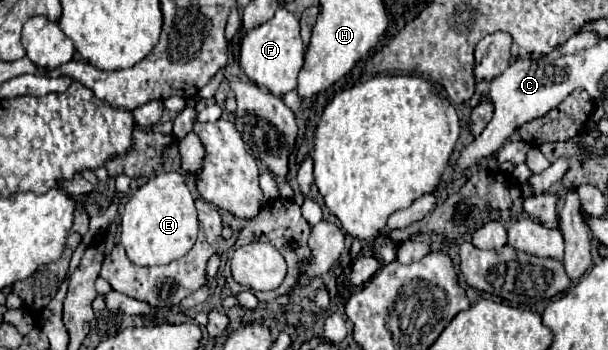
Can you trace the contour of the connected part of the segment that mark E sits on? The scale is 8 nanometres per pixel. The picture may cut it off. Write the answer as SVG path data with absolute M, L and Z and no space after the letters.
M162 172L150 178L128 200L120 230L120 244L136 266L164 266L188 254L198 236L198 216L186 180L178 172Z

